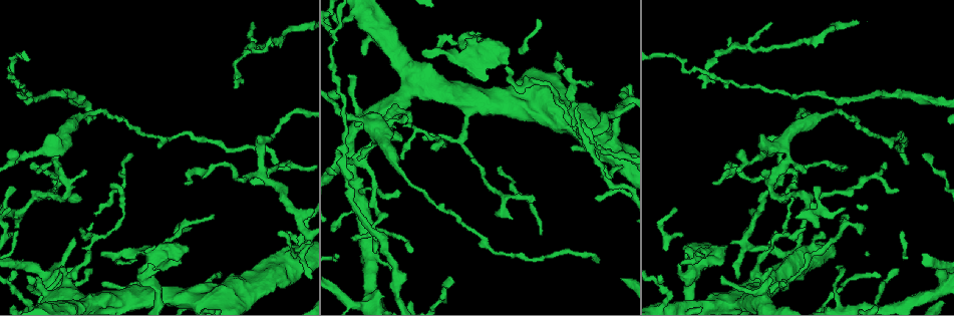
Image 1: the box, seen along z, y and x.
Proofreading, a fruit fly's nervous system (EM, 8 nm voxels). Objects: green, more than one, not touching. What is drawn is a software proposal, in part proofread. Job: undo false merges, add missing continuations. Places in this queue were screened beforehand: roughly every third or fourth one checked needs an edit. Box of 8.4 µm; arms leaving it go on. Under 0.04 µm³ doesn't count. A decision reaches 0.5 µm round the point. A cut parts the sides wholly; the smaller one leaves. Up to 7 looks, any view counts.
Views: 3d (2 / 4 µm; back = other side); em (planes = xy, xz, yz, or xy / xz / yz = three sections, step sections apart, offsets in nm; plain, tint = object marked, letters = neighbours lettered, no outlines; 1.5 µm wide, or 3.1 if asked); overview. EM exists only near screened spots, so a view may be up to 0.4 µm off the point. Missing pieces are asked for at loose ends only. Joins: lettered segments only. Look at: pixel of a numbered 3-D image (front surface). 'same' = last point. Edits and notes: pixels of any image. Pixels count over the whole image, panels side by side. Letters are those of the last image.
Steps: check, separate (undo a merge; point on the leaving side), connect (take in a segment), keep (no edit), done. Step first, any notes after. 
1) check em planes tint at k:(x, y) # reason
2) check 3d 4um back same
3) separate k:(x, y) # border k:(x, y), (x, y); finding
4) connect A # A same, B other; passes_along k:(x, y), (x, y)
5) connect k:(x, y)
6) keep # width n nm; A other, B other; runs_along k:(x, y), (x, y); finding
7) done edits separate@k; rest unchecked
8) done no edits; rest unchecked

check em planes letters at 1:(178, 245)

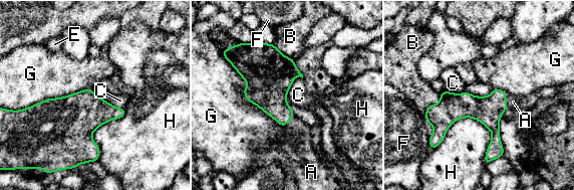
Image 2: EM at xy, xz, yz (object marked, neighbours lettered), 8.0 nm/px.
connect A # width 220 nm; A same, B other, C other, E other, F other, G other, H other; passes_along 2:(488, 110), (505, 100), (513, 102); the neuron continues

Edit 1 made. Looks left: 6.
check overview # see it whole again

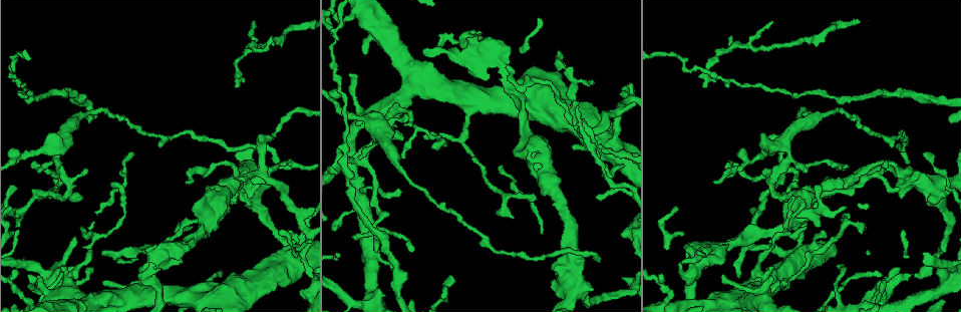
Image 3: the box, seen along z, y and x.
check 3d 4um at 3:(698, 251)

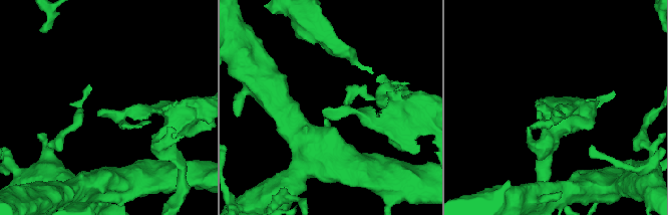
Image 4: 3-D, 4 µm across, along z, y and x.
check em xy step 4 letters at 4:(323, 112)

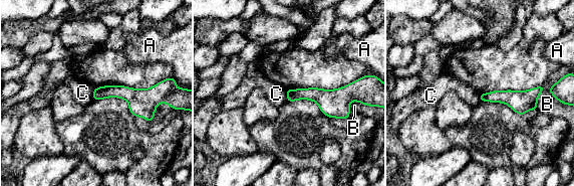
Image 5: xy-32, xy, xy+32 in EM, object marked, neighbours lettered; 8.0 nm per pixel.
keep # width 100 nm; A other, B other, C other; runs_along 5:(540, 88), (530, 97), (482, 96); none of them fits

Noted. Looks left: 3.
done edits connect@2; rest unchecked

